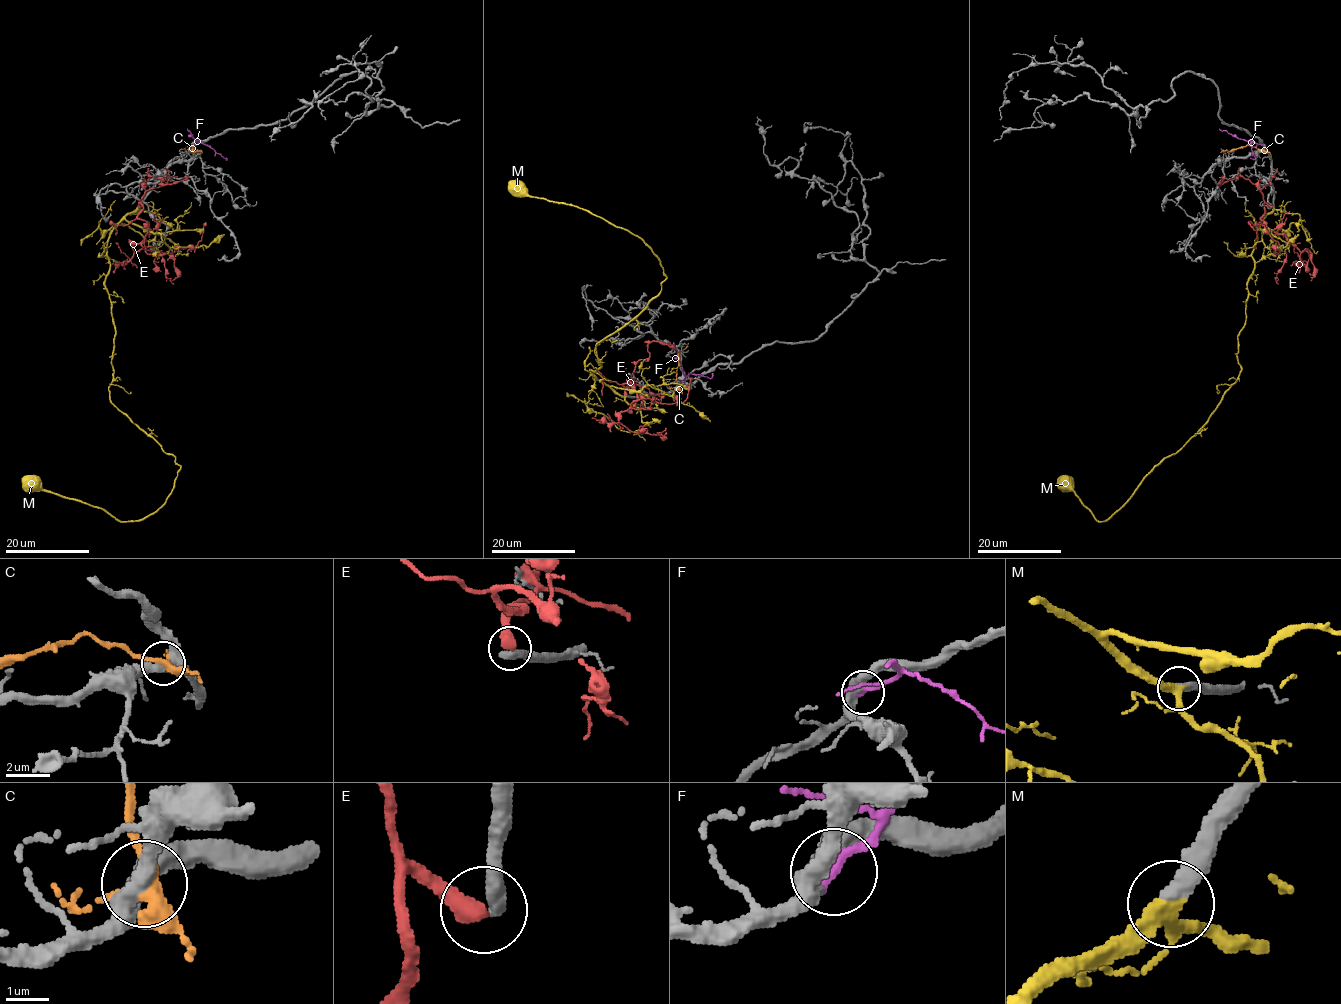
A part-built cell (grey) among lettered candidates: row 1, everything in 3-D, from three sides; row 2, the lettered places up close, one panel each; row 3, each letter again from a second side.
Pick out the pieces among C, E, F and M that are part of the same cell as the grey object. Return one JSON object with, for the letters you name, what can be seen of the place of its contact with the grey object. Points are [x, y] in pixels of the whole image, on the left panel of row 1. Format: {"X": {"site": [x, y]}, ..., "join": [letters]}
{"M": {"site": [139, 207]}, "join": ["M"]}

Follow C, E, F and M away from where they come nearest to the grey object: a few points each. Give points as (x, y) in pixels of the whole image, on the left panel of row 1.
C: (191, 150), (190, 145), (192, 150), (202, 152)
E: (139, 206), (143, 210), (137, 215), (150, 230), (142, 245), (148, 253), (163, 254), (195, 246), (206, 222)
F: (192, 146), (199, 142), (187, 129)
M: (138, 207), (107, 244), (110, 400), (175, 457), (171, 494), (144, 518), (119, 521), (22, 477)

